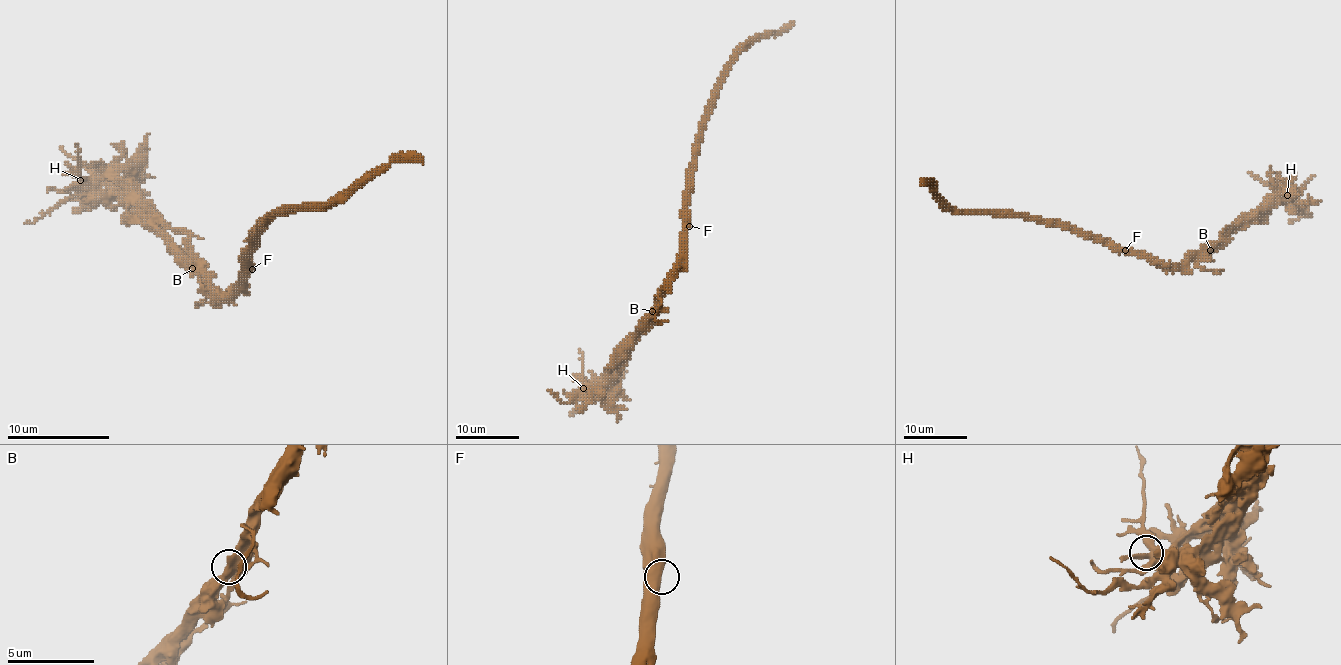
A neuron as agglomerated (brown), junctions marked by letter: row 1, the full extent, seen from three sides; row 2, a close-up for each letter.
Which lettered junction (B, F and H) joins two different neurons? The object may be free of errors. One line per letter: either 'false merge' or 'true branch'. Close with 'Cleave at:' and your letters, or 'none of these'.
B: false merge
F: true branch
H: true branch
Cleave at: B

